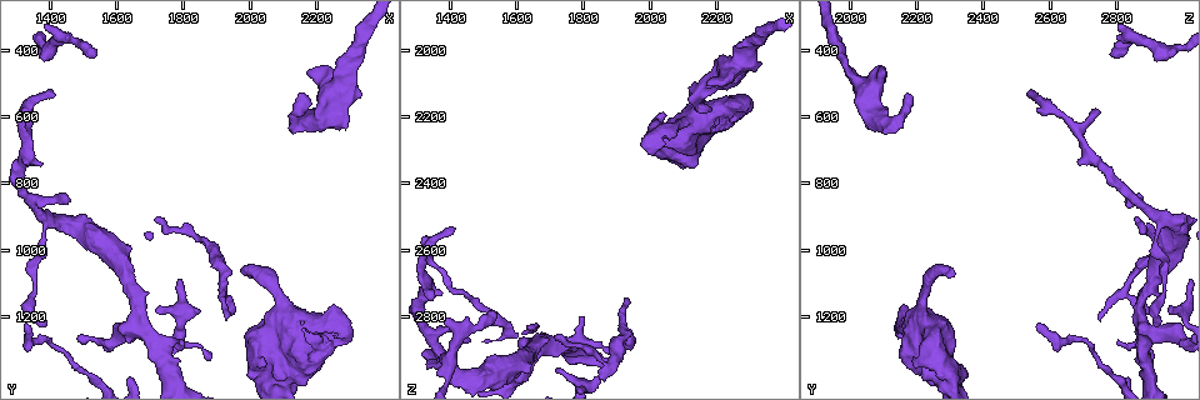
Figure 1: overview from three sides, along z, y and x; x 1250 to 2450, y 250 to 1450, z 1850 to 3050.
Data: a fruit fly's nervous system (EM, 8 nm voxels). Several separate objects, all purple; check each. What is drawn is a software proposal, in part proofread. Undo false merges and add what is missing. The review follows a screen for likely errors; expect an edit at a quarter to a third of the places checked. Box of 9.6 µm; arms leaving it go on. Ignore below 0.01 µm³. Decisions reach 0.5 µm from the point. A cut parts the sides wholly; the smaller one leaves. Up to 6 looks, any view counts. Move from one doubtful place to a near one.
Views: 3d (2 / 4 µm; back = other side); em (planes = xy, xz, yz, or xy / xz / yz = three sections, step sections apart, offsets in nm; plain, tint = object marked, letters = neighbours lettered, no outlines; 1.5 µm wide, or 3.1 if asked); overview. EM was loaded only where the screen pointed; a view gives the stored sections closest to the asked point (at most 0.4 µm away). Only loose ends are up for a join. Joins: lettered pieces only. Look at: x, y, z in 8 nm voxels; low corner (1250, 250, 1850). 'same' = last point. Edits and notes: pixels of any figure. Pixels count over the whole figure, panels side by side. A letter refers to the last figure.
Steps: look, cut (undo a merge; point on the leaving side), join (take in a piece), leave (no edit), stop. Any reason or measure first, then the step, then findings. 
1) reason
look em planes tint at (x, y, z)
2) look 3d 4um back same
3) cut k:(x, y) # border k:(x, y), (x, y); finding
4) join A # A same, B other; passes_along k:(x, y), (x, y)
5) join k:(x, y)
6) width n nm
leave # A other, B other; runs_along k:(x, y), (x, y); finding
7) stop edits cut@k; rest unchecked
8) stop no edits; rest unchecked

thick end
look 3d 4um back at (2290, 640, 2060)

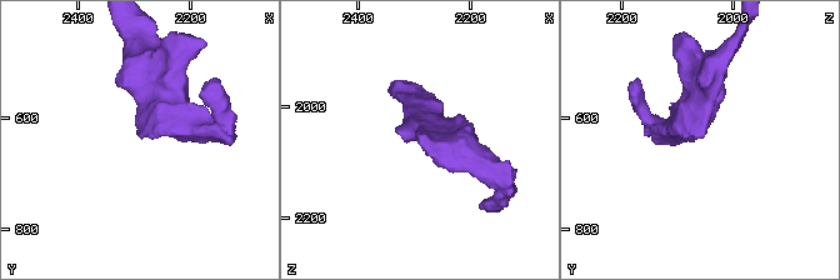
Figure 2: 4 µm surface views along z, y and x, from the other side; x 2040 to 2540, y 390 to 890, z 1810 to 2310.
shape alone is not enough
look em planes tint at (2295, 640, 2060)

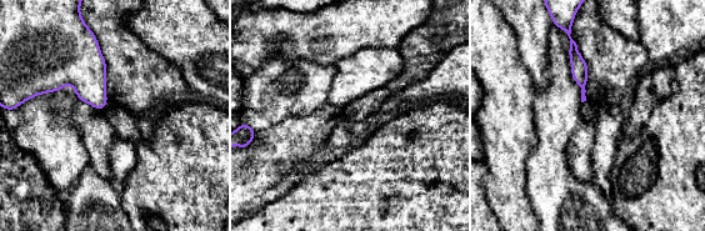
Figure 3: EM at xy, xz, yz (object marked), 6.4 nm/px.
what lies round it
look em planes letters same

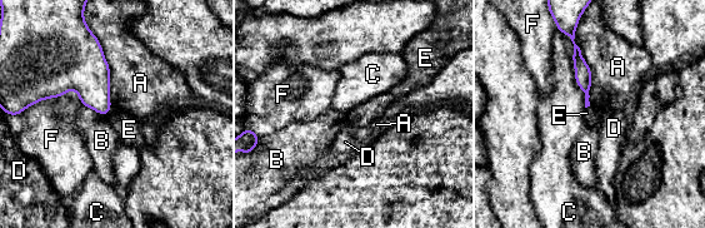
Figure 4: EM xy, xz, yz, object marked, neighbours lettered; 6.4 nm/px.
leave # A other, B other, C other, D other, E other, F other; border 4:(111, 109), (105, 115); none of them fits

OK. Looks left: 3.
free end
look em xy step 4 tint at (2000, 1060, 2310)

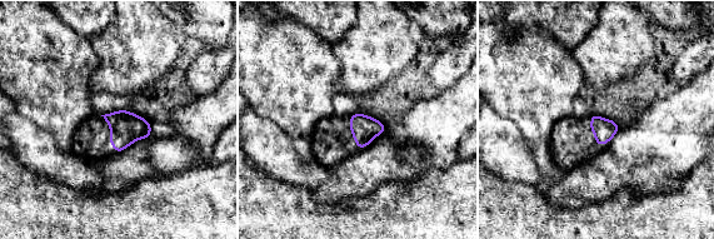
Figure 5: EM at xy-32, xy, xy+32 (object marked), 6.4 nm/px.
cut it another way
look em planes tint same

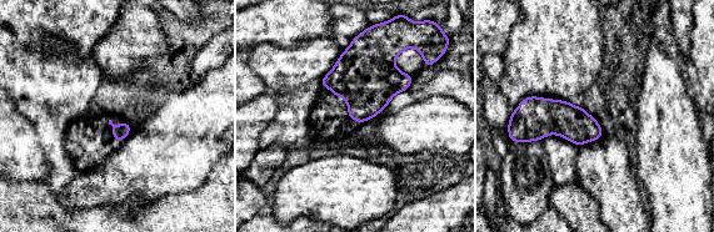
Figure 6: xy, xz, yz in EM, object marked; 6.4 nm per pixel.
see the neighbours
look em planes letters same

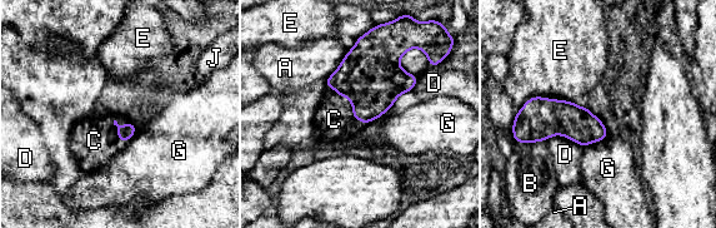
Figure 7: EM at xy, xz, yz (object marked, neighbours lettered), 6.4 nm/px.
longest_contact E 380 nm
join C # A other, B other, C same, D other, E other, G other, J other; it goes on there

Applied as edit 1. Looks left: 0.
stop edits join@7; rest unchecked

